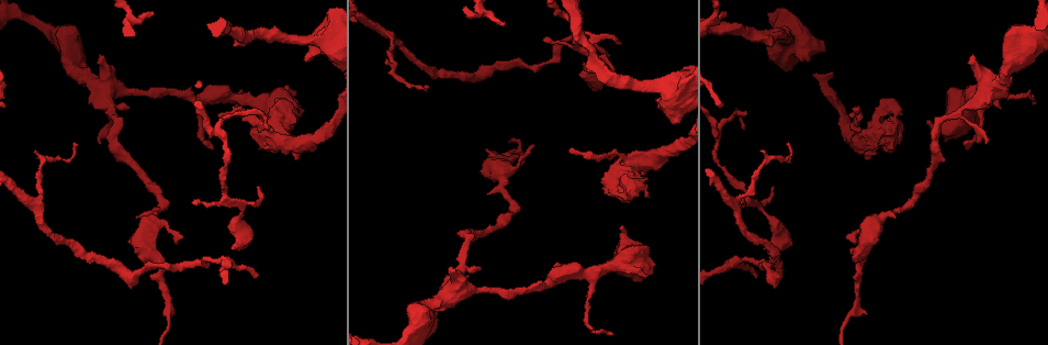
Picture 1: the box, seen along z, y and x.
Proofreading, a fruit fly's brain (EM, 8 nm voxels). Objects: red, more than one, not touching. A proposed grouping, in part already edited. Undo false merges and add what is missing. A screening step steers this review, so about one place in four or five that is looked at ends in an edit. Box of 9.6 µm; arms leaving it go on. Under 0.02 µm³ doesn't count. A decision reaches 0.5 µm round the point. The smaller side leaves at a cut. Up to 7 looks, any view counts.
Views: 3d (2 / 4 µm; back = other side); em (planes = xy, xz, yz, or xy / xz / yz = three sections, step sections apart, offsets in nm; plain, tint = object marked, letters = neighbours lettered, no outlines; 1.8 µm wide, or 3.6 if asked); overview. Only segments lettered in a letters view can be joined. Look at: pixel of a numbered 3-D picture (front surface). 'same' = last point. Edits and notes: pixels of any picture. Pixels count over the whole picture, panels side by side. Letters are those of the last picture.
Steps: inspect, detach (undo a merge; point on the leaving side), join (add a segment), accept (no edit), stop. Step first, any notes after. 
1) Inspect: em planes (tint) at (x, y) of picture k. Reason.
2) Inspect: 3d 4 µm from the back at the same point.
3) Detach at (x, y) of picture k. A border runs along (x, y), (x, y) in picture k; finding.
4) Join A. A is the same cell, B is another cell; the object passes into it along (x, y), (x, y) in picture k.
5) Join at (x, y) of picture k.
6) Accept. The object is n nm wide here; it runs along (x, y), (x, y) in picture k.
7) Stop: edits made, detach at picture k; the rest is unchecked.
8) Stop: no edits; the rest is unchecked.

Inspect: 3d 2 µm at (844, 326) of picture 1. Calibre changes.

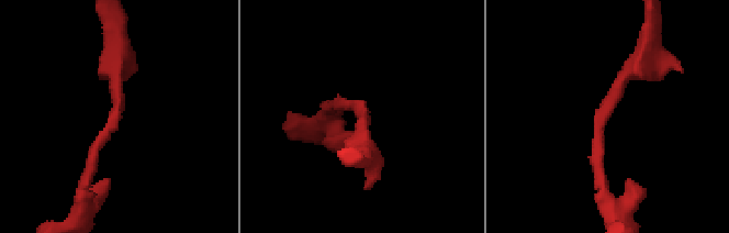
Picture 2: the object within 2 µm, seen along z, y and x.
Inspect: em planes (letters) at (368, 119) of picture 2. Shape alone is not enough.

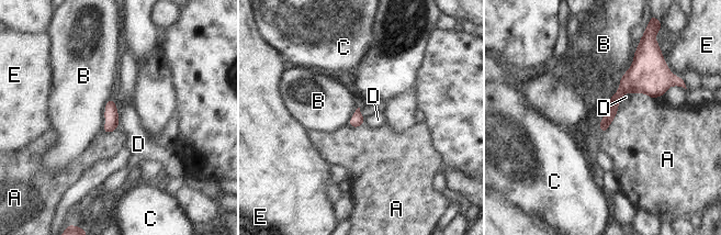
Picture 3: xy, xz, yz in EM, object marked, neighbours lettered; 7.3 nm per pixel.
Accept. The object is 80 nm wide here; A, B, C, D and E are other cells; a border runs along (630, 91), (622, 96), (616, 111) in picture 3; continuous, no second neuron.

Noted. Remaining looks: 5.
Inspect: 3d 4 µm at (220, 117) of picture 1. Branch stops here.

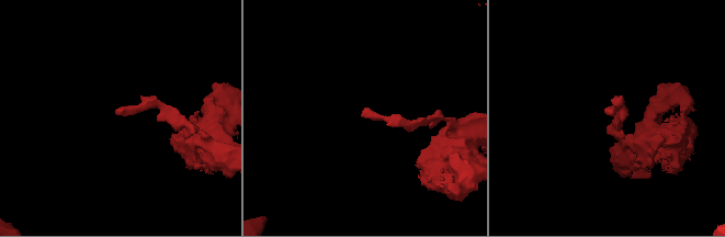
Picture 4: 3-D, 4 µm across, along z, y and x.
Inspect: em yz step 8 (plain) at (363, 116) of picture 4.

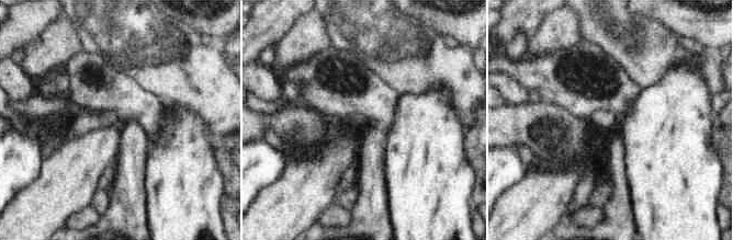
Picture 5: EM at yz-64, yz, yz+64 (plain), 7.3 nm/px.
Inspect: em yz step 8 (letters) at the same point. What lies round it.

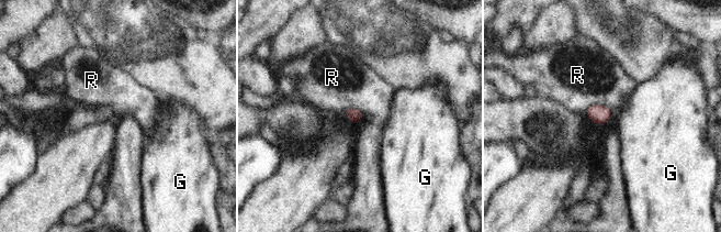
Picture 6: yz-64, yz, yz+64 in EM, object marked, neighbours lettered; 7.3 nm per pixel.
Accept. G and R are other cells; a border runs along (610, 109), (593, 105), (585, 113) in picture 6; none of them fits.

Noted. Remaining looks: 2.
Inspect: 3d 2 µm at (212, 150) of picture 1. Tapers out.

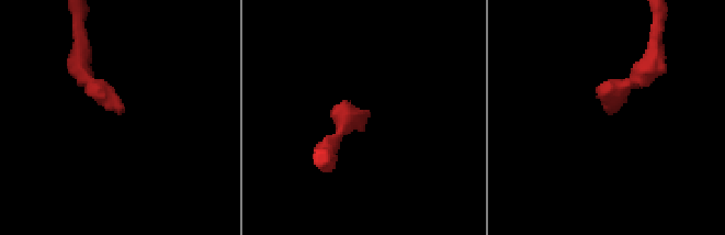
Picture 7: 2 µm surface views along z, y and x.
Inspect: em yz step 4 (letters) at (119, 113) of picture 7.

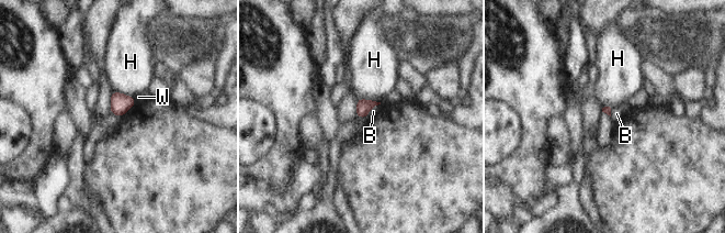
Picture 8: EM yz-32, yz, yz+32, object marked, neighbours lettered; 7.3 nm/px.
Accept. The longest contact is with H, 170 nm; B, H and W are other cells; a border runs along (376, 104), (365, 117) in picture 8; no lettered segment goes on from it.

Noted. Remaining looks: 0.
Stop: no edits; the rest is unchecked.

